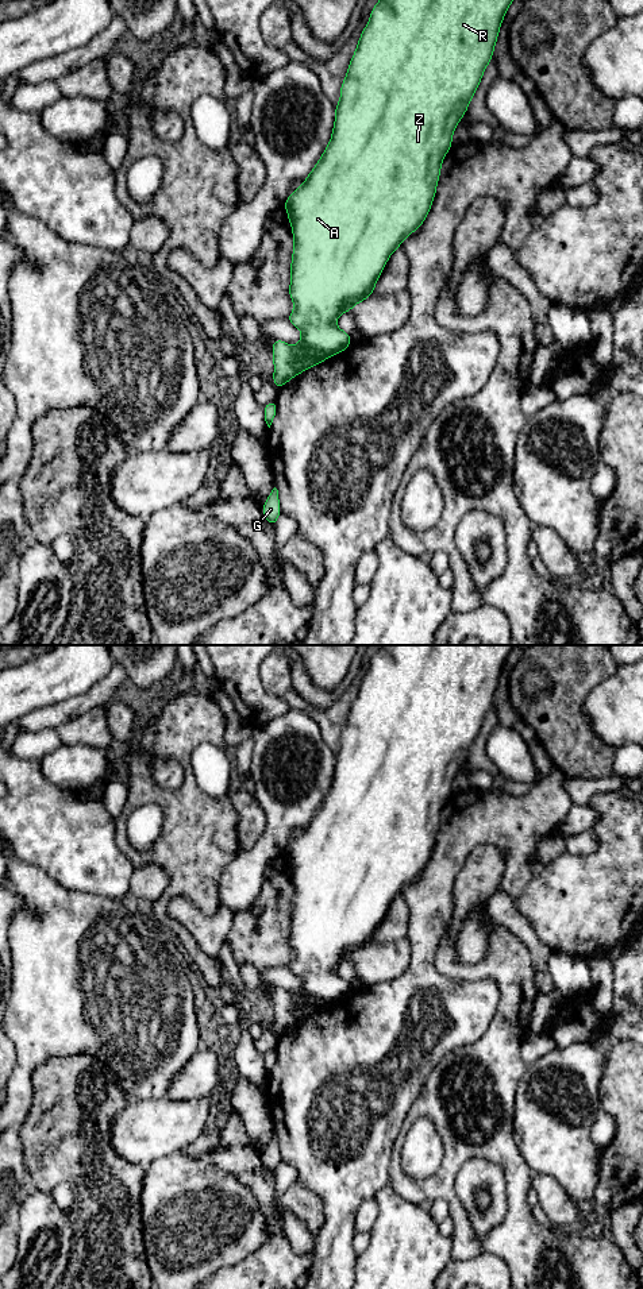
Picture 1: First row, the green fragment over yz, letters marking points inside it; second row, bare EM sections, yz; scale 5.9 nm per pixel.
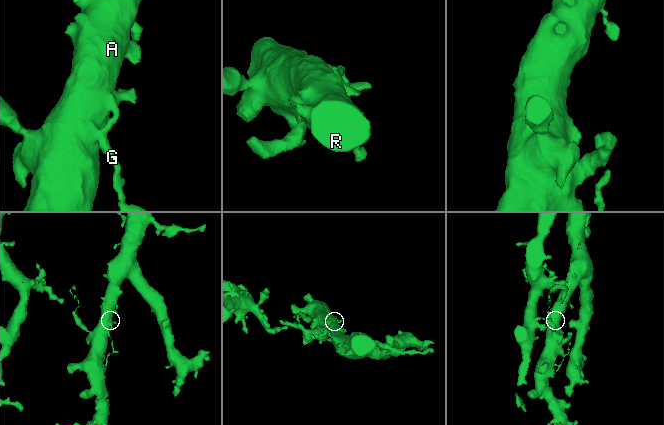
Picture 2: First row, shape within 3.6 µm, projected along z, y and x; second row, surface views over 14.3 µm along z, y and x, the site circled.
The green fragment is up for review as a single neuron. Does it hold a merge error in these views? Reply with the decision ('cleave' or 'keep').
cleave

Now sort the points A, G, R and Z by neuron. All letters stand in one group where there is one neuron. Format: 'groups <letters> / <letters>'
groups A R Z / G

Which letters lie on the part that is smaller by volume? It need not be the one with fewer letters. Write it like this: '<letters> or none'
G

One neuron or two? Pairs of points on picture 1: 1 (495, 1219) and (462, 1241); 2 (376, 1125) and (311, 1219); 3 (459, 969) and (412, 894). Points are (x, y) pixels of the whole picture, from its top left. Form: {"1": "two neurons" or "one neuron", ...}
{"1": "two neurons", "2": "two neurons", "3": "two neurons"}

